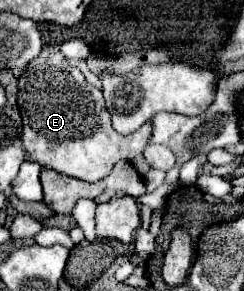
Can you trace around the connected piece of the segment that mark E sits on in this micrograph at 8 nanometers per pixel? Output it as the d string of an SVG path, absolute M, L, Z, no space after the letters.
M46 47L18 79L18 105L24 119L22 143L28 159L56 173L96 183L104 179L118 161L140 157L150 141L152 123L144 123L138 131L120 135L110 121L110 113L102 103L102 91L92 87L84 73L68 63L58 49Z

